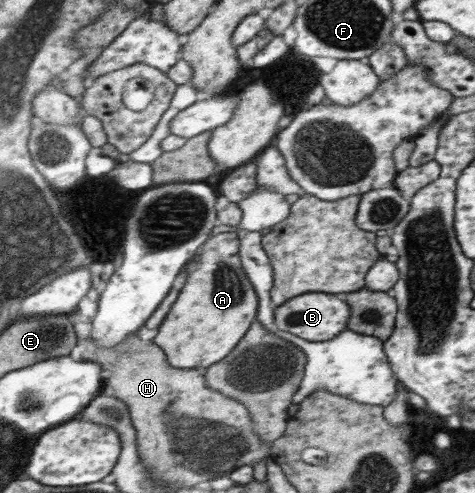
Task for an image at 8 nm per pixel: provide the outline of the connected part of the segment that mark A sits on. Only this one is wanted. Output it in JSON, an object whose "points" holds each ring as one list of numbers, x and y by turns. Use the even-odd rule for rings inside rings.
{"points":[[222,232,209,237,198,256,197,265,187,268,187,279,153,339,161,345,166,362,177,369,205,370,219,363,243,337,259,303,240,264,238,233]]}

